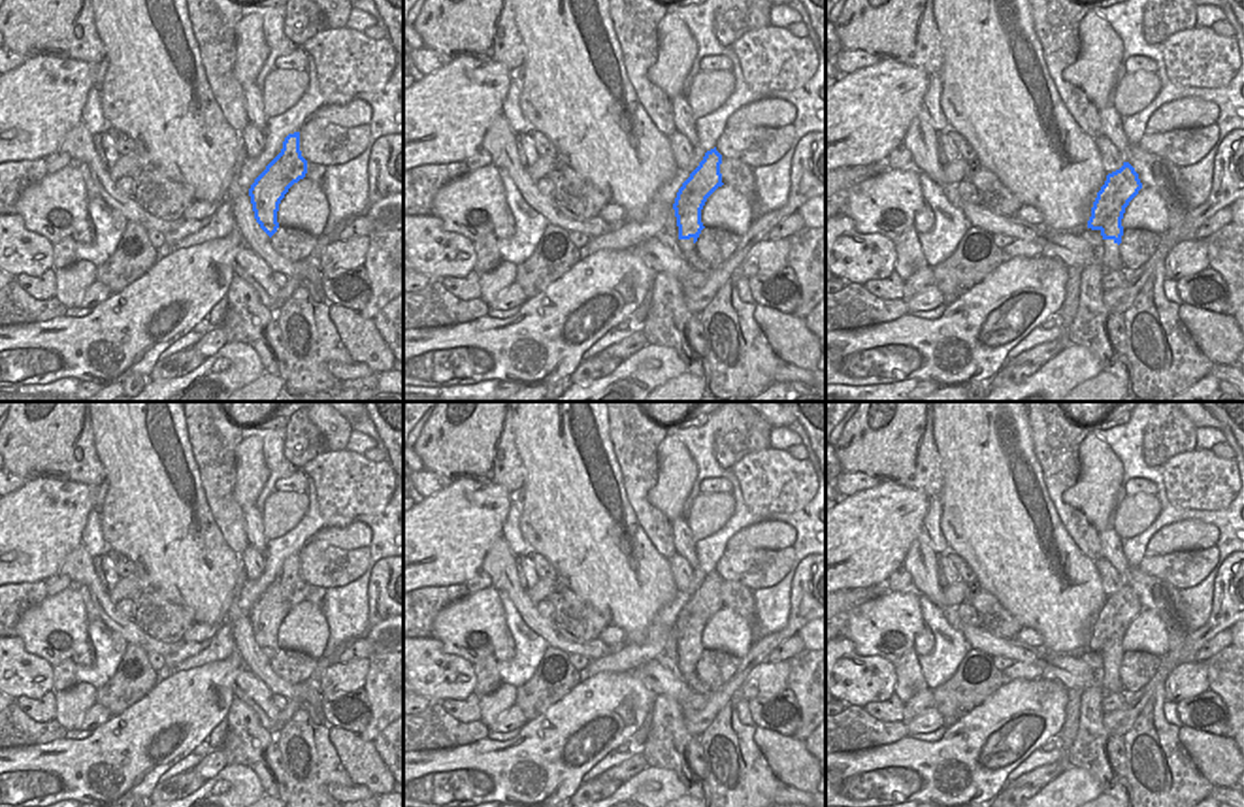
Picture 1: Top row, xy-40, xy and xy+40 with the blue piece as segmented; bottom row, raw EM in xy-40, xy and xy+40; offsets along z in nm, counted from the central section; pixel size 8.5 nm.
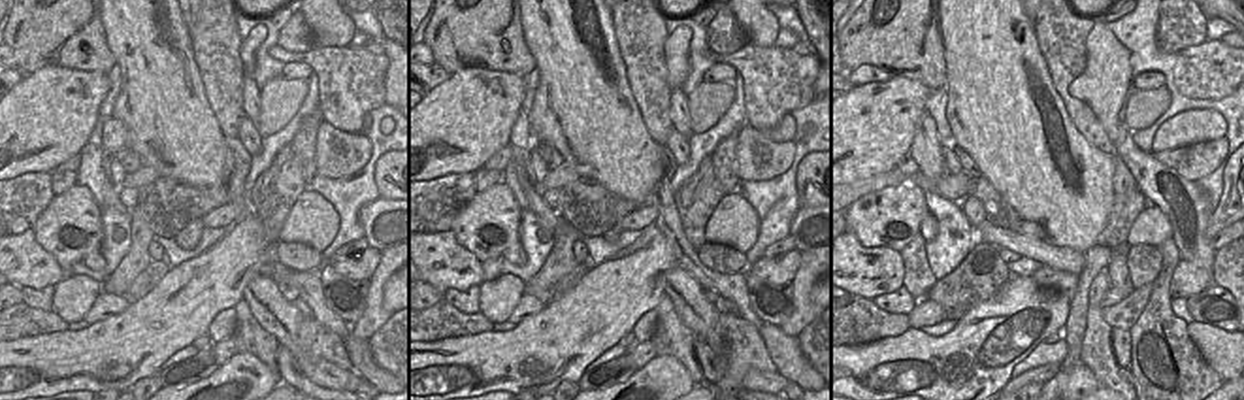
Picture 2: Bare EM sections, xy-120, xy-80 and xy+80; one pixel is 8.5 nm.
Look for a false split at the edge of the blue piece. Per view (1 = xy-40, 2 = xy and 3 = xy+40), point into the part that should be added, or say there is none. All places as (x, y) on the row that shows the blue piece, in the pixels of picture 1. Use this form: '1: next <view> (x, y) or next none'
1: next none
2: next none
3: next none

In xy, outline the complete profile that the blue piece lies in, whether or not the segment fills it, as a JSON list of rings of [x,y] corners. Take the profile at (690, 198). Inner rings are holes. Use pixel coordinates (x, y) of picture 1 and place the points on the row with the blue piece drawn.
[[[714,149],[707,151],[699,166],[690,173],[677,192],[673,209],[679,226],[679,239],[697,241],[701,230],[701,209],[707,198],[722,187],[720,173],[722,155]]]

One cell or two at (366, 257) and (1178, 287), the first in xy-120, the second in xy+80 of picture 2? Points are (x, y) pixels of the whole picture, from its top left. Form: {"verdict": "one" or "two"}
{"verdict": "one"}

